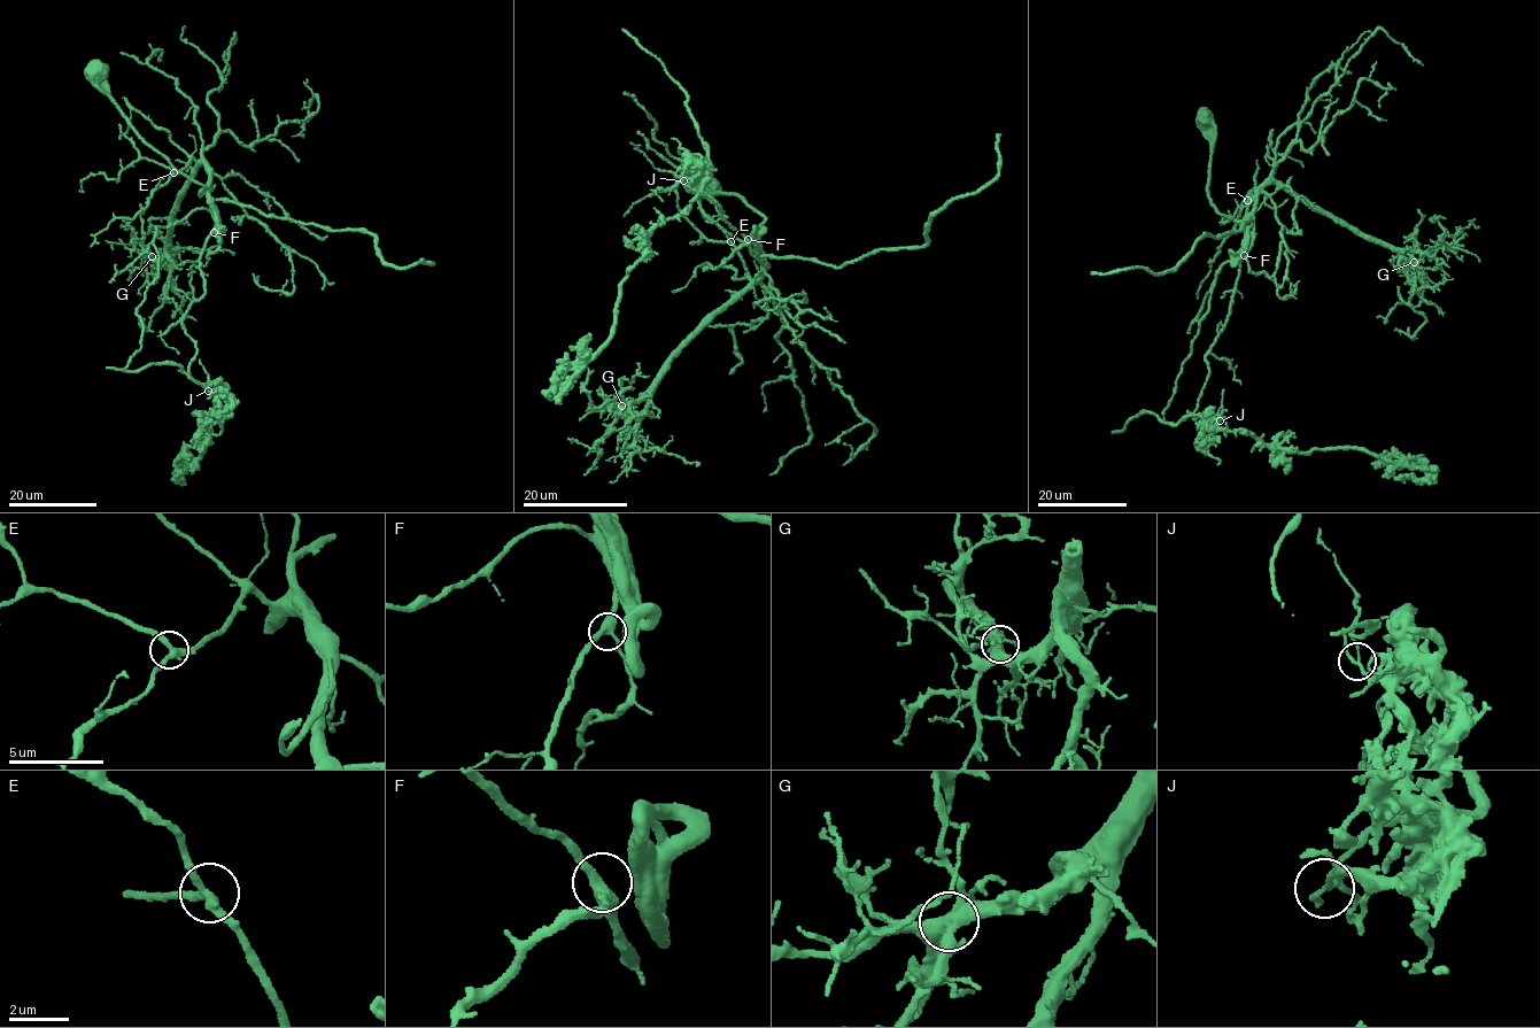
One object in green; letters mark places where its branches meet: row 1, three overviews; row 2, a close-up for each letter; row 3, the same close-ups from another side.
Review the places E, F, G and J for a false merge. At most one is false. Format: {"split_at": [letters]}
{"split_at": ["J"]}

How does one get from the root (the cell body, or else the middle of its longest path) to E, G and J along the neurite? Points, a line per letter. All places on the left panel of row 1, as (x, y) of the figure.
E: (95, 74), (95, 85), (131, 128), (204, 186), (200, 194), (210, 180), (194, 159), (173, 172)
G: (95, 74), (95, 85), (131, 128), (204, 186), (200, 194), (210, 175), (199, 165), (163, 255), (152, 256)
J: (95, 74), (131, 128), (208, 193), (204, 293), (183, 322), (196, 349), (190, 377), (208, 391)

